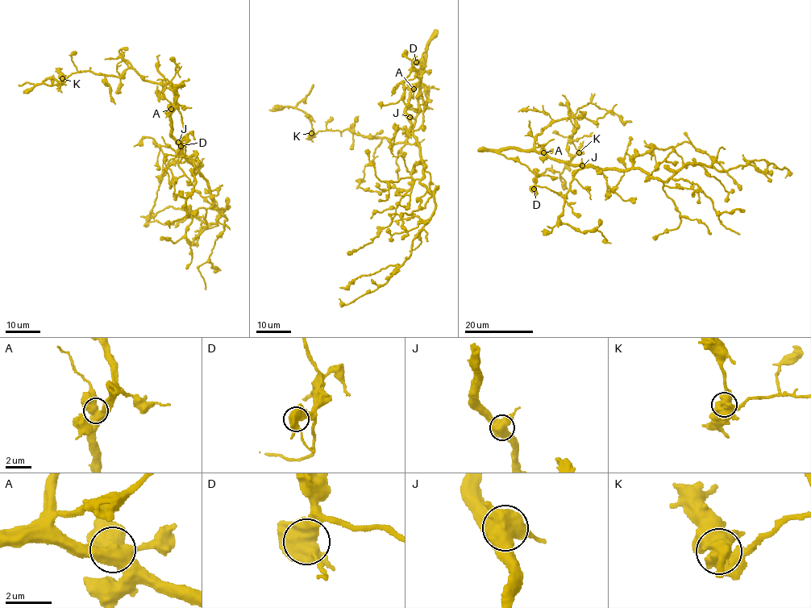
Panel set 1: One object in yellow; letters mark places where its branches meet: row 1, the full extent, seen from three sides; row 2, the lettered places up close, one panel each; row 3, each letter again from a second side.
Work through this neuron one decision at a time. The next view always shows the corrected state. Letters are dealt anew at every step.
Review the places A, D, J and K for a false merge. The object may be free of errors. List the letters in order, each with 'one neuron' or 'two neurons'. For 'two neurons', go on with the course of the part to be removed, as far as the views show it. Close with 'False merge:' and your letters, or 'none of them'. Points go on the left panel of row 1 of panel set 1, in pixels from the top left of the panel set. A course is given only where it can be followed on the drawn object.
A: one neuron
D: one neuron
J: one neuron
K: two neurons; course (62, 77), (61, 82), (51, 85), (43, 81), (51, 77), (61, 83)
False merge: K

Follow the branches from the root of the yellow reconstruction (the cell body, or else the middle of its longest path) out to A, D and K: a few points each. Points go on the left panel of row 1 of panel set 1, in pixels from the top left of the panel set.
A: (172, 136), (168, 115), (171, 109)
D: (172, 136), (169, 118), (176, 90), (176, 102), (186, 135), (186, 143), (180, 146)
K: (172, 136), (172, 84), (144, 80), (131, 68), (119, 76), (89, 71), (62, 77)

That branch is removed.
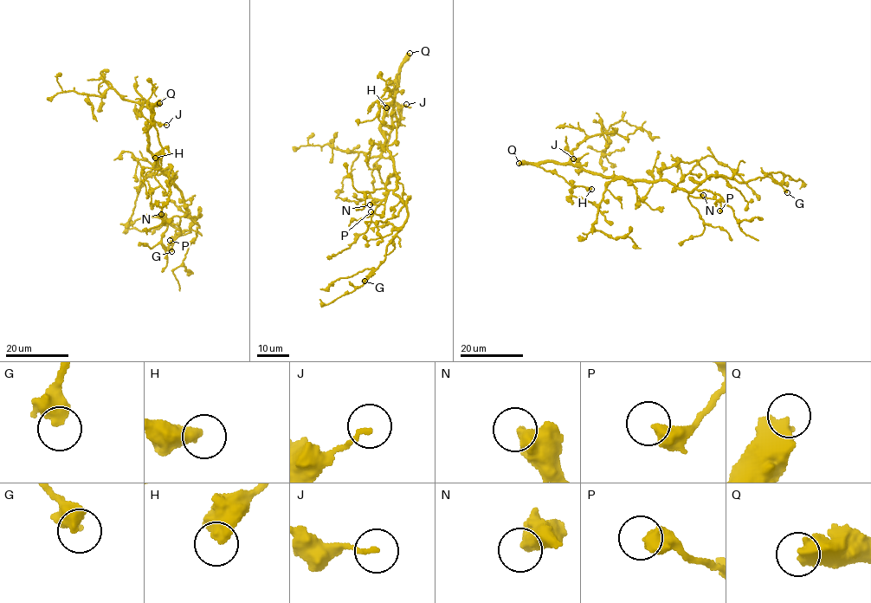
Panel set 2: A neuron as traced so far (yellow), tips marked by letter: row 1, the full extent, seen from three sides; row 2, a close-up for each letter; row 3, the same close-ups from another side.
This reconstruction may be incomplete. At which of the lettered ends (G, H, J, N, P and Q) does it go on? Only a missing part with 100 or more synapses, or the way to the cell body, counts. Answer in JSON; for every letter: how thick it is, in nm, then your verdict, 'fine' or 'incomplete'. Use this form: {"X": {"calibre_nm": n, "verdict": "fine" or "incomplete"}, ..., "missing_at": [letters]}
{"G": {"calibre_nm": 550, "verdict": "fine"}, "H": {"calibre_nm": 550, "verdict": "fine"}, "J": {"calibre_nm": 140, "verdict": "fine"}, "N": {"calibre_nm": 550, "verdict": "fine"}, "P": {"calibre_nm": 480, "verdict": "fine"}, "Q": {"calibre_nm": 600, "verdict": "incomplete"}, "missing_at": ["Q"]}

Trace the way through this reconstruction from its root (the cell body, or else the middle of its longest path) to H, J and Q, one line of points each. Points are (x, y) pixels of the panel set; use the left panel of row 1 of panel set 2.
H: (160, 166), (147, 147), (146, 133), (151, 121), (152, 109), (154, 126), (162, 150), (155, 158)
J: (160, 166), (147, 147), (146, 133), (153, 120), (166, 125)
Q: (160, 166), (147, 147), (146, 133), (153, 112), (151, 106), (159, 103)

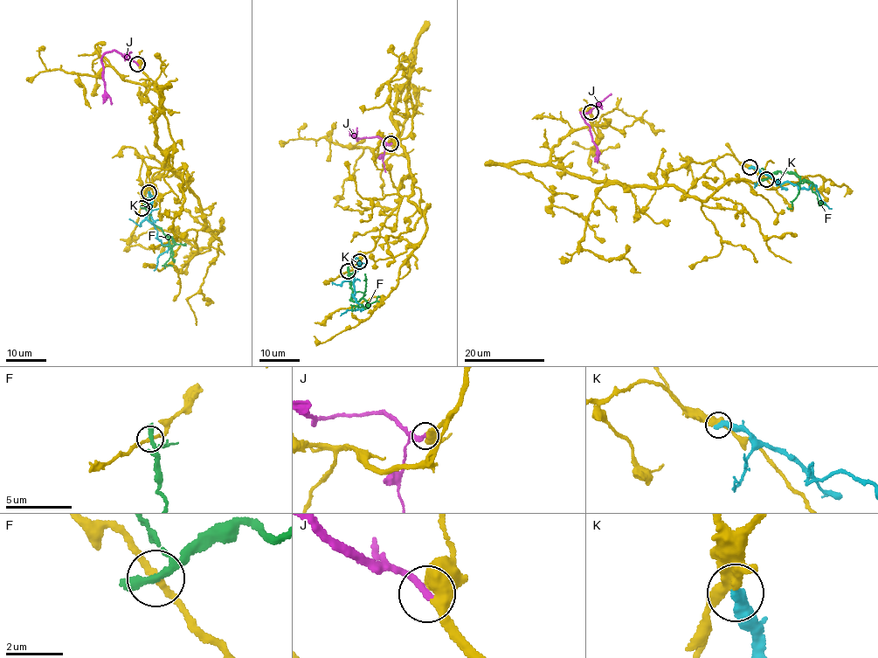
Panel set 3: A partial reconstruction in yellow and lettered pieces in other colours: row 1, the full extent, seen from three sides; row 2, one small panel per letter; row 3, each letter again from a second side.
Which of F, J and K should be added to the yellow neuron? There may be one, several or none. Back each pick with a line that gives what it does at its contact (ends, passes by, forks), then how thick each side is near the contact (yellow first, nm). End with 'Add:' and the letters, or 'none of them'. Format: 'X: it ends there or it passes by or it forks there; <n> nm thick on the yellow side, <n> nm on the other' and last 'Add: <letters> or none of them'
J: it ends there; 600 nm thick on the yellow side, 280 nm on the other
Add: J

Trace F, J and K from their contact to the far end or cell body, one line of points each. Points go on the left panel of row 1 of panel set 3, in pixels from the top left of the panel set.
F: (141, 208), (145, 207), (155, 225), (175, 244), (163, 266), (165, 268)
J: (137, 65), (120, 52), (109, 51), (103, 55), (101, 62), (105, 93), (112, 105)
K: (148, 191), (152, 200), (147, 218), (155, 226), (162, 245), (169, 245), (158, 258), (153, 270)

